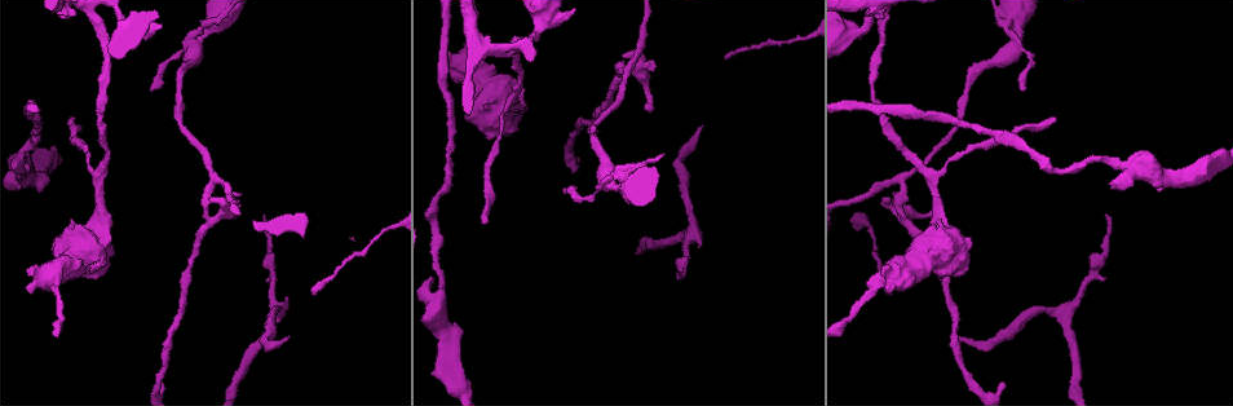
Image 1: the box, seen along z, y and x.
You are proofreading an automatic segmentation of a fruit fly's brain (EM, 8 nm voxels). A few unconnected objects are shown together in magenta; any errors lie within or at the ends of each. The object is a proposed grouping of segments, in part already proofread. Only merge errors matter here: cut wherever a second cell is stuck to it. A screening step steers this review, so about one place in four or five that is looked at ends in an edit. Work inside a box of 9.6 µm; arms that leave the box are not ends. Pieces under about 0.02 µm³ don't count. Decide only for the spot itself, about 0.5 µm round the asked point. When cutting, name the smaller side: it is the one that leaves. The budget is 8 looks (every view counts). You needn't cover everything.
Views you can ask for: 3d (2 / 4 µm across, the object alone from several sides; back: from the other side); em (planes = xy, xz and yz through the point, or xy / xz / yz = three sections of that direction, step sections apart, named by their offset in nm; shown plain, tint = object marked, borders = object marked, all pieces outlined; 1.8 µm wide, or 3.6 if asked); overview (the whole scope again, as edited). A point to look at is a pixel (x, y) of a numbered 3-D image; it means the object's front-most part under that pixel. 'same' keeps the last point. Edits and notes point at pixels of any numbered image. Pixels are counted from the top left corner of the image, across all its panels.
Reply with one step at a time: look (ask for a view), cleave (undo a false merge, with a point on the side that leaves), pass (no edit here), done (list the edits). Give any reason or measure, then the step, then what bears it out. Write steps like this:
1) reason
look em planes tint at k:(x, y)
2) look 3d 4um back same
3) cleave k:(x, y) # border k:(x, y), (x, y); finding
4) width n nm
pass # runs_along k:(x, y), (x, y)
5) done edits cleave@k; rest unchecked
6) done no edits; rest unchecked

narrows sharply
look 3d 2um at 1:(1015, 46)

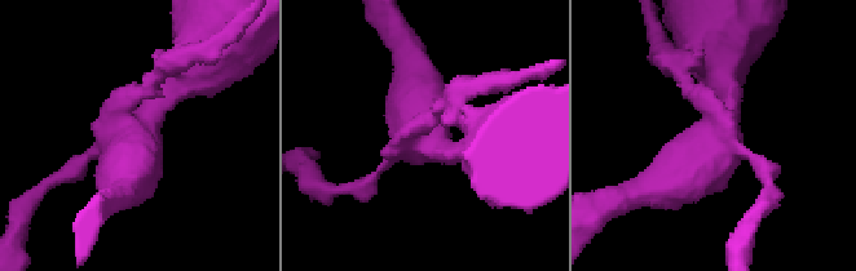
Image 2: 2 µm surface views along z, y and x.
shape alone is not enough
look em yz step 4 tint at 2:(712, 137)

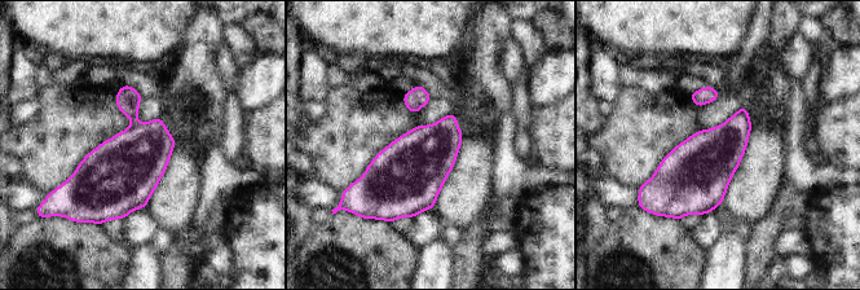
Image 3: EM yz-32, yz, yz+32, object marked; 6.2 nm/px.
look em planes borders same

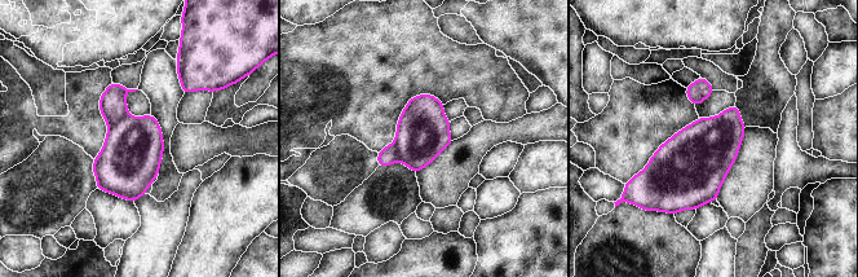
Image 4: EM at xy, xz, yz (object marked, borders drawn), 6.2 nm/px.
width 320 nm
pass # continuous, no second cell

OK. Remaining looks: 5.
three-way junction
look em xy step 8 tint at 1:(90, 12)

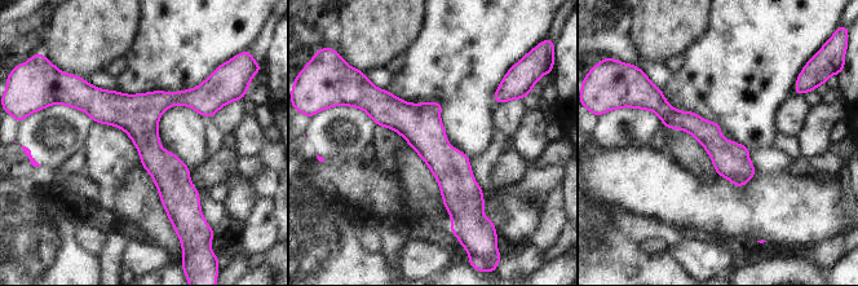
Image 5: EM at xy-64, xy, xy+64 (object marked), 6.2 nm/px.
look em planes tint same

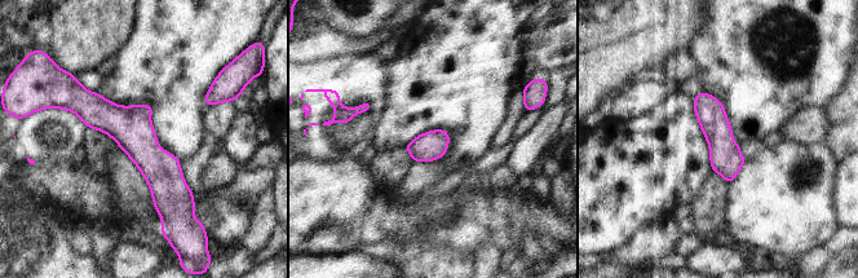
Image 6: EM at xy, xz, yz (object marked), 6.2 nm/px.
width 180 nm
pass # runs_along 6:(85, 93), (163, 172), (171, 216); one cell here

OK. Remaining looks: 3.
arms run side by side
look 3d 2um at 1:(905, 180)

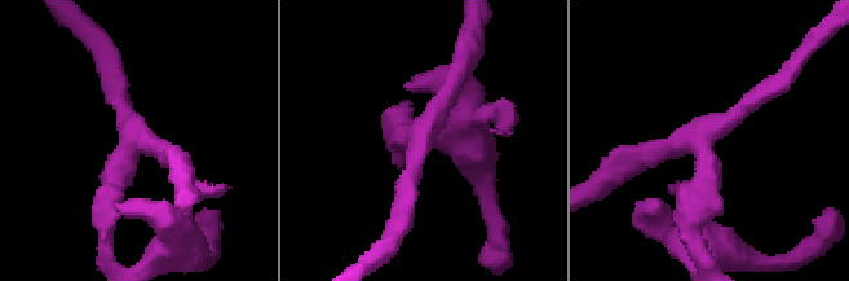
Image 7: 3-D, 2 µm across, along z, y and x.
arms 4; need the tissue
look em planes tint at 7:(418, 133)

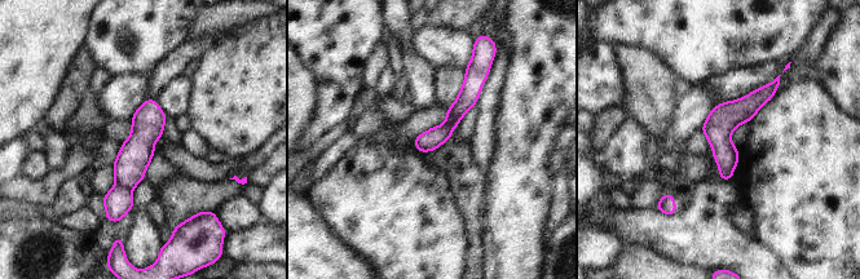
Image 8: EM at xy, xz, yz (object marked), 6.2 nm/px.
cleave 8:(136, 154) # part_leaving 8:(774, 85), (724, 129), (723, 176); two cells meet here

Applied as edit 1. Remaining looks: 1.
done edits cleave@8; rest unchecked

